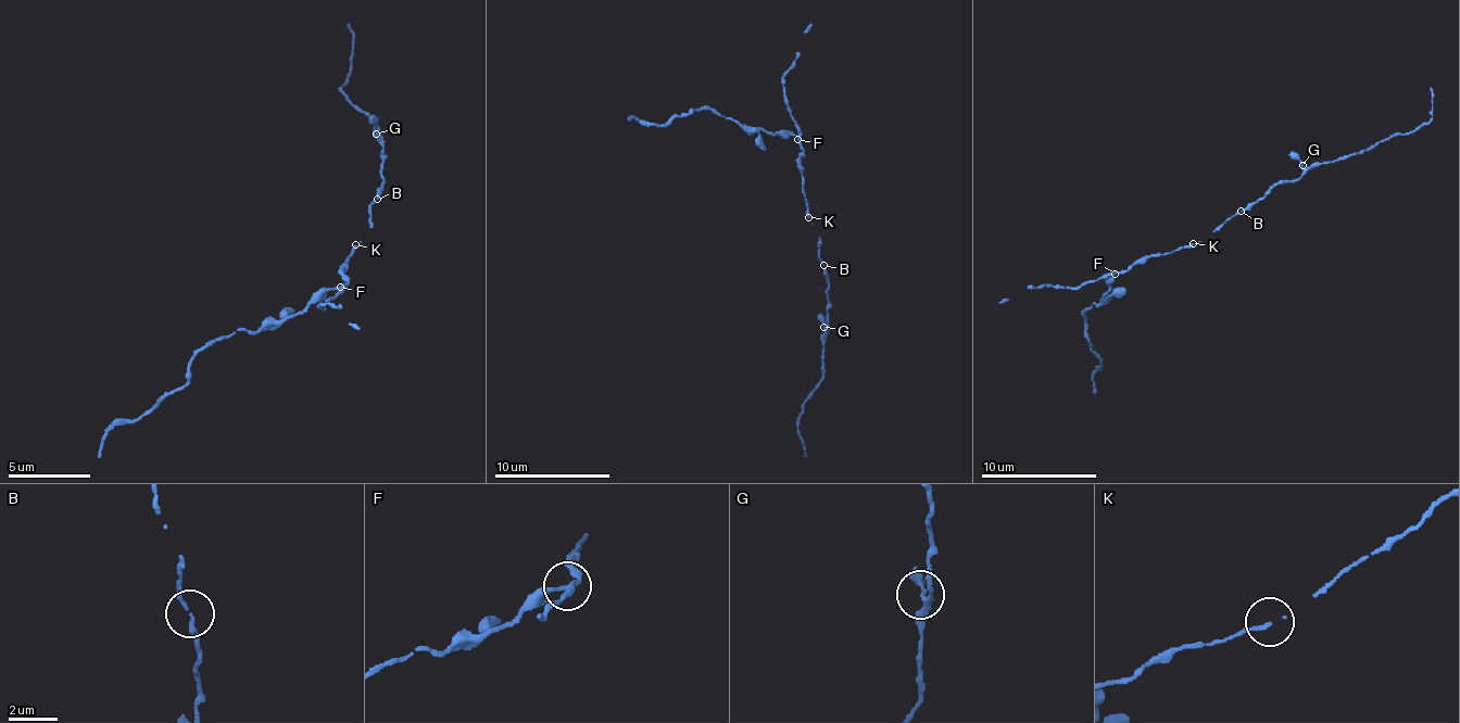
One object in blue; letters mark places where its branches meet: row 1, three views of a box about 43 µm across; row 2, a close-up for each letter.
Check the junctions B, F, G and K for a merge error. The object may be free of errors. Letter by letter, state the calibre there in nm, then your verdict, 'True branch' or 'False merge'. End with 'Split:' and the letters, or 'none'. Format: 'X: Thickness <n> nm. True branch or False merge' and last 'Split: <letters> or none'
B: Thickness 160 nm. True branch
F: Thickness 160 nm. False merge
G: Thickness 150 nm. True branch
K: Thickness 170 nm. True branch
Split: F

